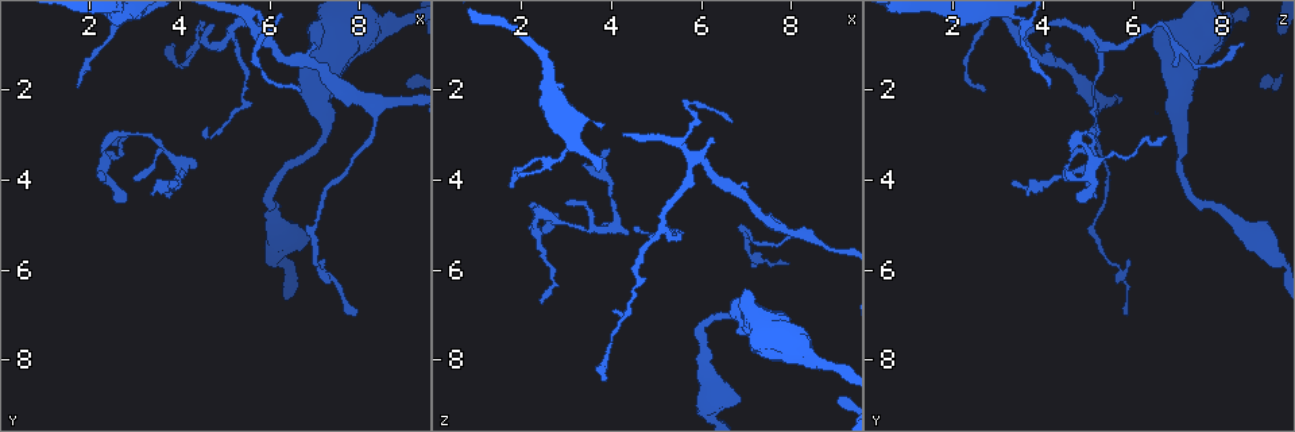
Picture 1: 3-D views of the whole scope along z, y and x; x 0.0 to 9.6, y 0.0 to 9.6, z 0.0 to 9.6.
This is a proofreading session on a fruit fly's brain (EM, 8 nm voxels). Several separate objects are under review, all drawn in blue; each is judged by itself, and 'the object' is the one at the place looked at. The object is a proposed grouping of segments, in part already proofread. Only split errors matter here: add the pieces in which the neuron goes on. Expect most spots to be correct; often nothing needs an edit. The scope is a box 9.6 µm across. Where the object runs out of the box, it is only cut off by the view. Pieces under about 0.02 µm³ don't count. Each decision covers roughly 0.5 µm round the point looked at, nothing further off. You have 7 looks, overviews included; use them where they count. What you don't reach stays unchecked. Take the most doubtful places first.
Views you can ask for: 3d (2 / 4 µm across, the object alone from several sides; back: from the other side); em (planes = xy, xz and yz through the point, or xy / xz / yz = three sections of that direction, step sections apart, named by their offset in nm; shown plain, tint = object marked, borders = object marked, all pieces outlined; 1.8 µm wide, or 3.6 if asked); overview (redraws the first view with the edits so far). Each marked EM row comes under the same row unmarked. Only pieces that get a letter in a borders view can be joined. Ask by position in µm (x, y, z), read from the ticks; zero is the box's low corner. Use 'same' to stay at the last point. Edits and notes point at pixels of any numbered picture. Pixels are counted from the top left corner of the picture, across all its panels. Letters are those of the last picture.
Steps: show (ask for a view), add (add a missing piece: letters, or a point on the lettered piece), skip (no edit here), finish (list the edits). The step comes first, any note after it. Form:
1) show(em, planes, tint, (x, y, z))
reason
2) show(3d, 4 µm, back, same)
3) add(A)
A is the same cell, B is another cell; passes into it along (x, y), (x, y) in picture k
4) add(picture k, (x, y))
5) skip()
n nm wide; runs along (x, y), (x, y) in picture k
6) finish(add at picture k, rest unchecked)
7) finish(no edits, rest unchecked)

show(3d, 4 µm, (2.15, 3.85, 4.50))

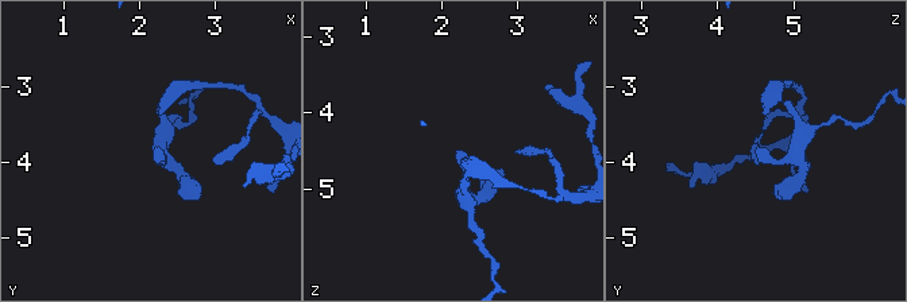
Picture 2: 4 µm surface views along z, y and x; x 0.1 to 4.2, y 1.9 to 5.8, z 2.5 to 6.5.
show(em, planes, borders, (2.20, 3.85, 4.50))
need the tissue

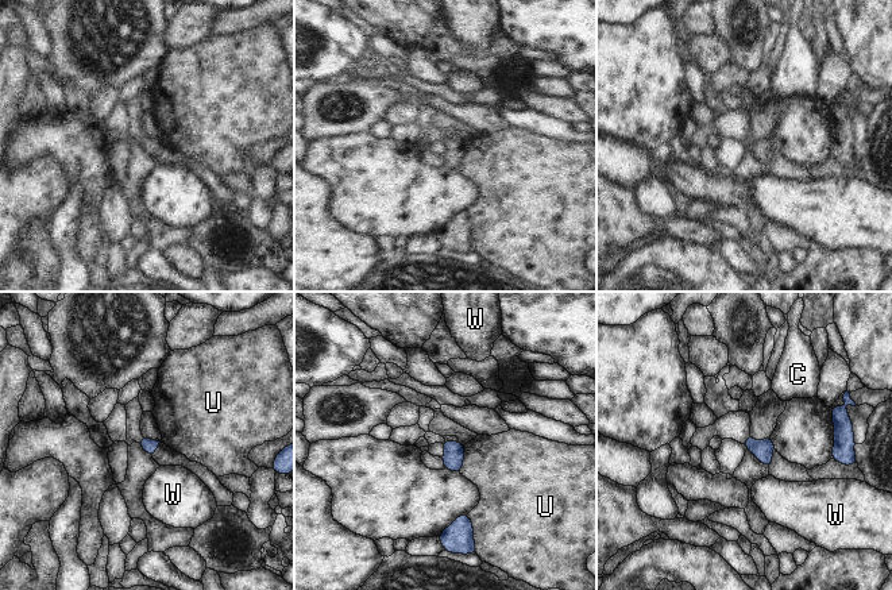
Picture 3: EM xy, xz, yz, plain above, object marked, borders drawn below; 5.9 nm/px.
skip()
C, U and W are other cells; border along (464, 446), (463, 466), (459, 471) in picture 3; none of them fits

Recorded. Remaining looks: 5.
show(em, planes, borders, (3.90, 4.05, 3.40))
thin end

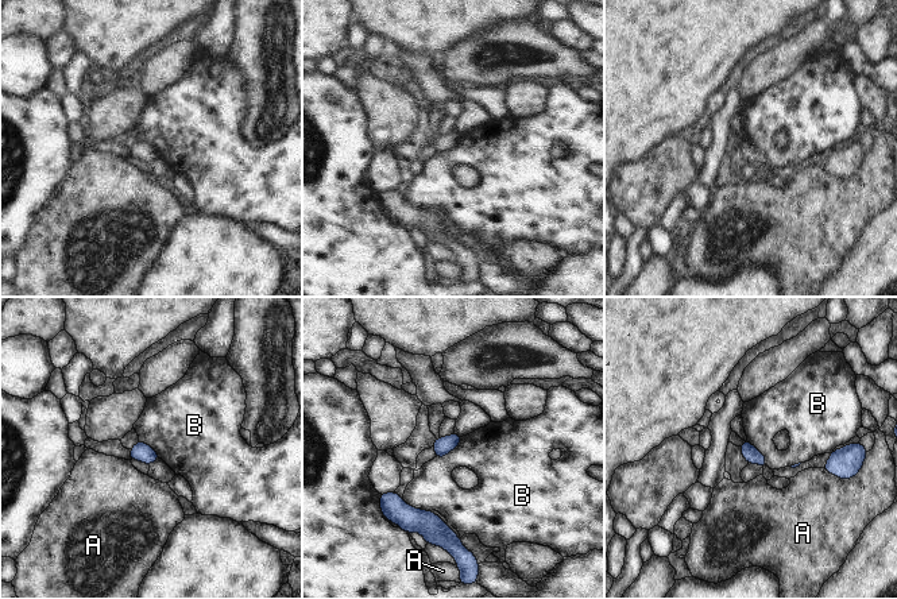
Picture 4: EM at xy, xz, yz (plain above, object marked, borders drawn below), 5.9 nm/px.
skip()
100 nm wide; A and B are other cells; border along (463, 436), (455, 448), (436, 458) in picture 4; no lettered piece goes on from it

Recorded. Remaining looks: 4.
show(em, xy, step 8, borders, (1.75, 1.95, 4.10))
an open end

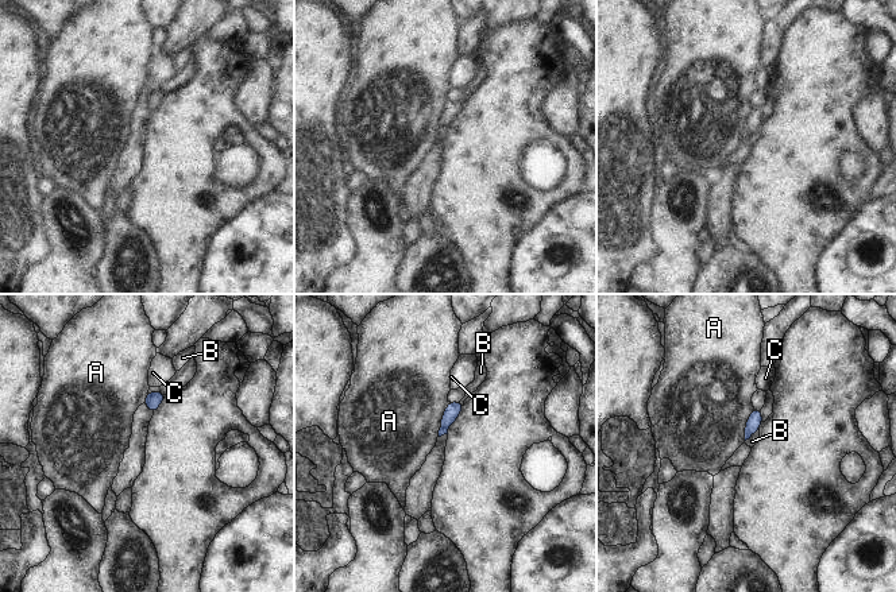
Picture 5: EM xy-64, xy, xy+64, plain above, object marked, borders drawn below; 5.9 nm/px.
skip()
A, B and C are other cells; border along (759, 428), (745, 441) in picture 5; no lettered piece goes on from it

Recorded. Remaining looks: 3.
finish(no edits, rest unchecked)

